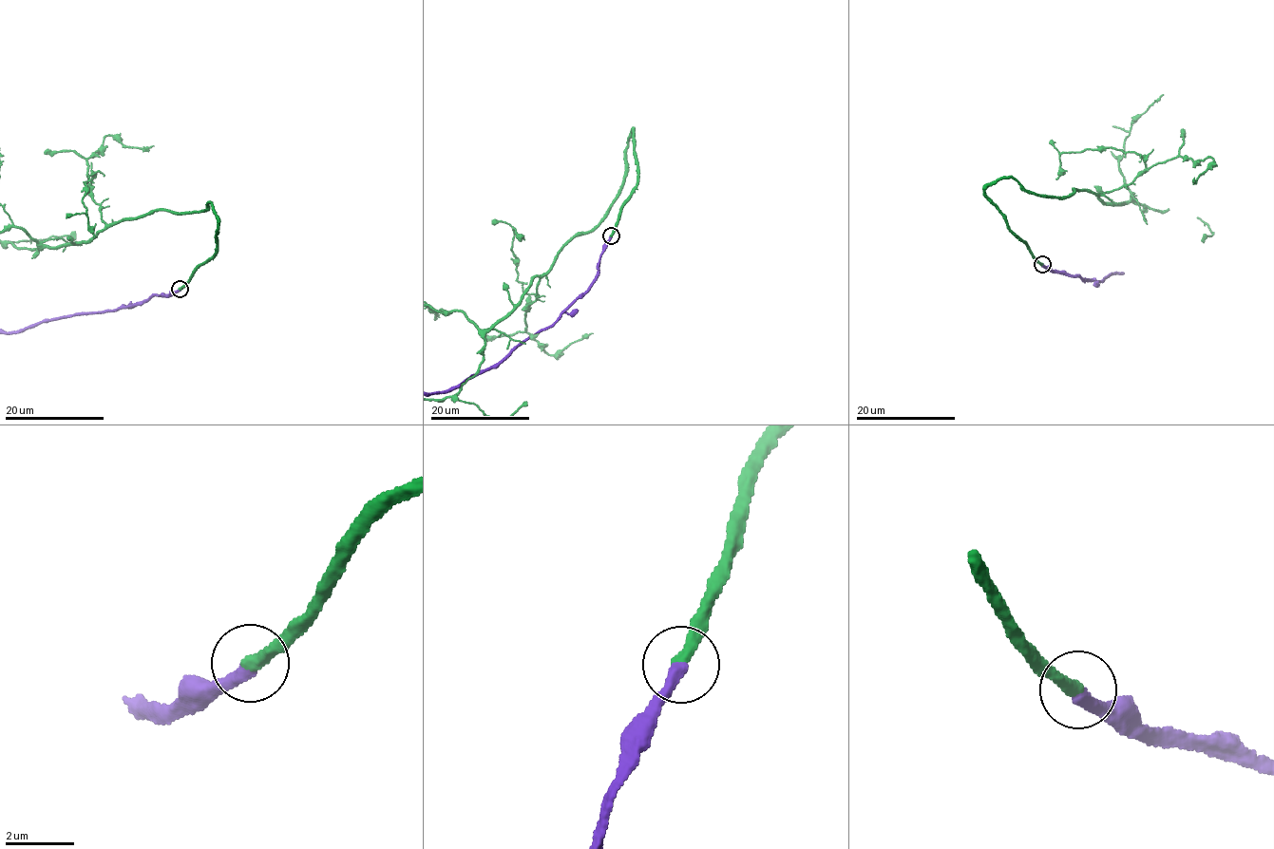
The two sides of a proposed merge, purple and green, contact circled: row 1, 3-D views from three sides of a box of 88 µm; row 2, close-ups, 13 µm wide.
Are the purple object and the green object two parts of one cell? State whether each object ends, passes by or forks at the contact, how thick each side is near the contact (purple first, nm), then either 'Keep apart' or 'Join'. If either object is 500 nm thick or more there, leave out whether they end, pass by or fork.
At the ring purple ends. At the ring green ends. Thickness 400 nm (purple) against 380 nm. Join

